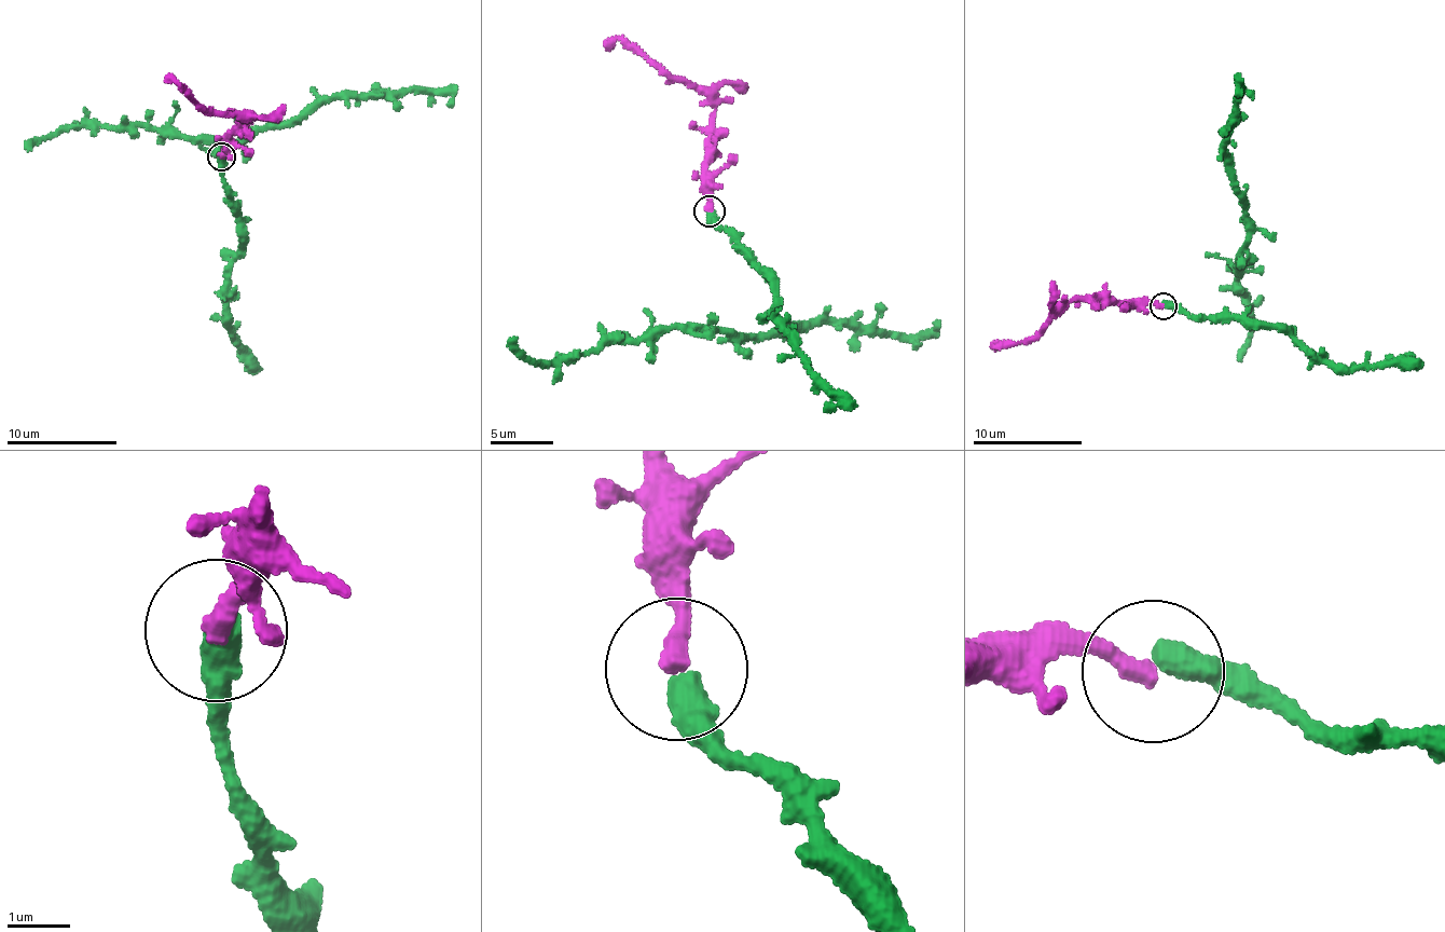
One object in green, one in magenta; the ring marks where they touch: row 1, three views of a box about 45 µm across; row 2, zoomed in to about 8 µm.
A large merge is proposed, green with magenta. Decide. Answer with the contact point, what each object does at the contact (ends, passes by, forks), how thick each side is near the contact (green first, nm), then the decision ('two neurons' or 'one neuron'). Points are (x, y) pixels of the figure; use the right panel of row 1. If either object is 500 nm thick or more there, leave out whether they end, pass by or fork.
place (1163, 306); green ends; magenta ends; calibres 460 and 320 nm; one neuron

